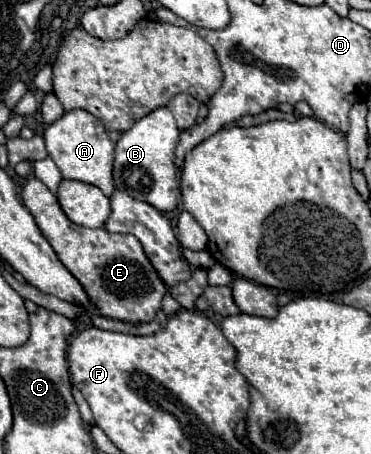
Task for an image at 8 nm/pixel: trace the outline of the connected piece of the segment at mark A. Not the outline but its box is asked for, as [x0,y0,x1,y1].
[45,109,113,197]

